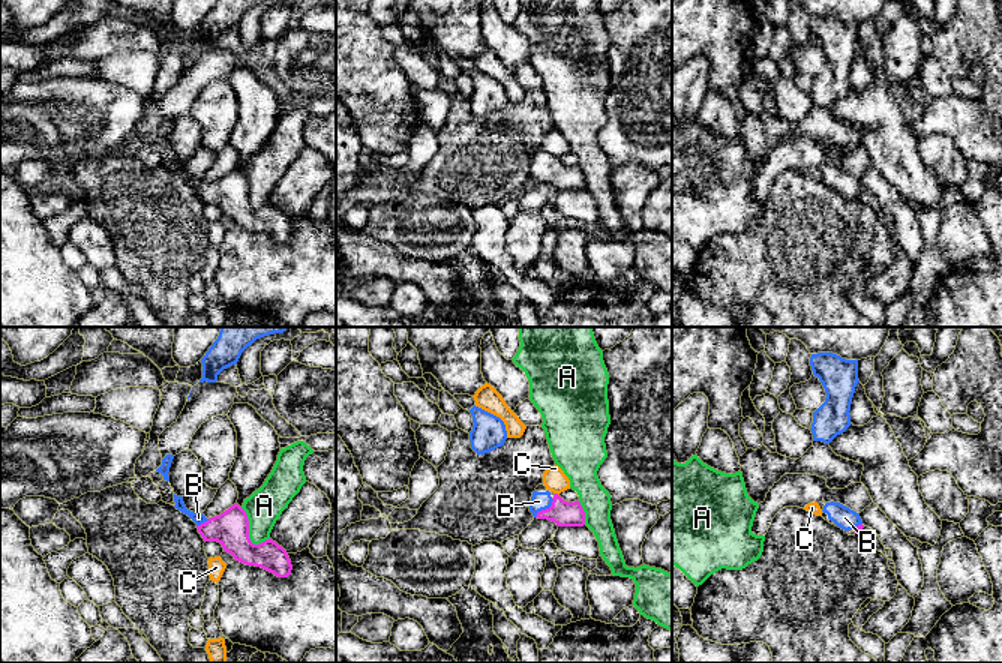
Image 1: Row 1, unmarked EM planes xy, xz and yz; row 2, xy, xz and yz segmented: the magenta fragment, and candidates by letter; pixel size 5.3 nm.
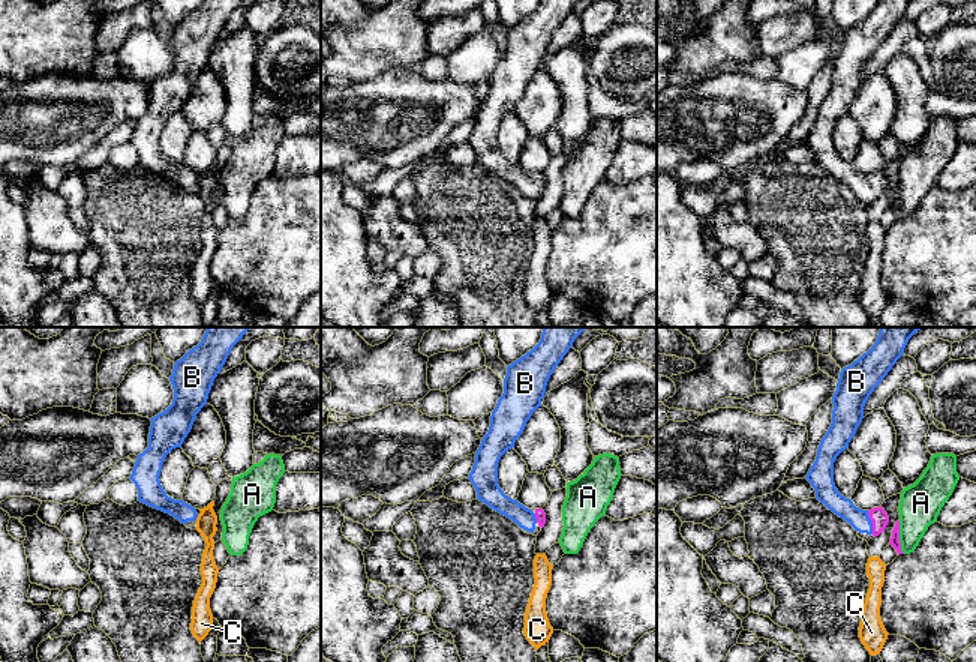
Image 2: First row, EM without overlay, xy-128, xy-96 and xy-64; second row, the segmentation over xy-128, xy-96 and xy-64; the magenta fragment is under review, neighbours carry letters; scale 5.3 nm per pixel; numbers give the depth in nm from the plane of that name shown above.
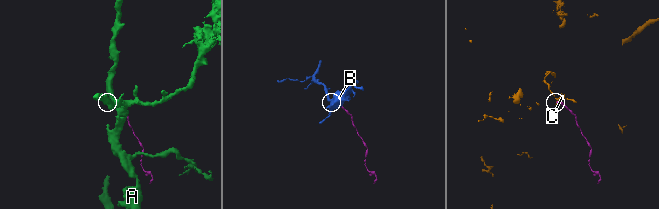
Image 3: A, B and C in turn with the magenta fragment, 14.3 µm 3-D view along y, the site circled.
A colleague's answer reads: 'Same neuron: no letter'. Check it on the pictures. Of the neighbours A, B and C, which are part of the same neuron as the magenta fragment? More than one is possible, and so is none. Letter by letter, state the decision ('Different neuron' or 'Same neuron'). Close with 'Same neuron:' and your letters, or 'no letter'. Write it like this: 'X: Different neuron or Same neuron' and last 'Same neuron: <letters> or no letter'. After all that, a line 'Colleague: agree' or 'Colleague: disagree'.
A: Different neuron
B: Same neuron
C: Different neuron
Same neuron: B
Colleague: disagree

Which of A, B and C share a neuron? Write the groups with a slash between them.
A / B / C

